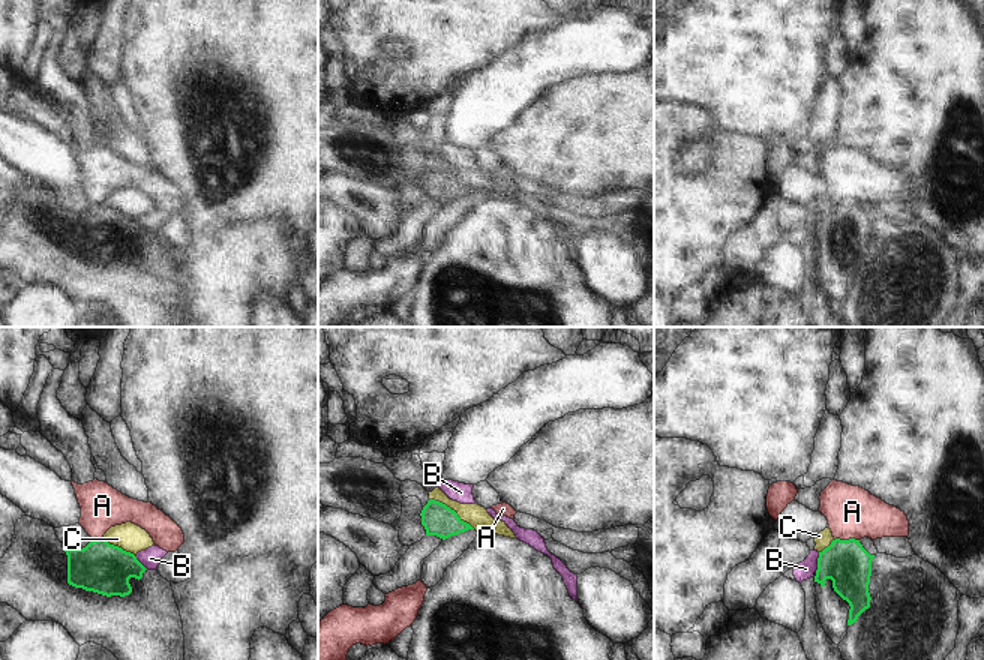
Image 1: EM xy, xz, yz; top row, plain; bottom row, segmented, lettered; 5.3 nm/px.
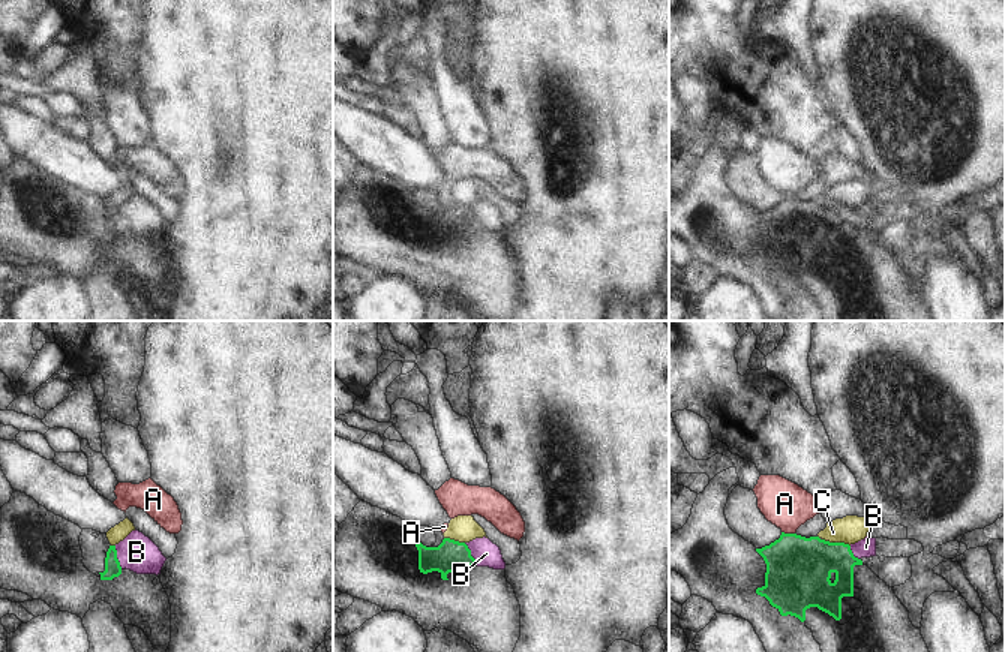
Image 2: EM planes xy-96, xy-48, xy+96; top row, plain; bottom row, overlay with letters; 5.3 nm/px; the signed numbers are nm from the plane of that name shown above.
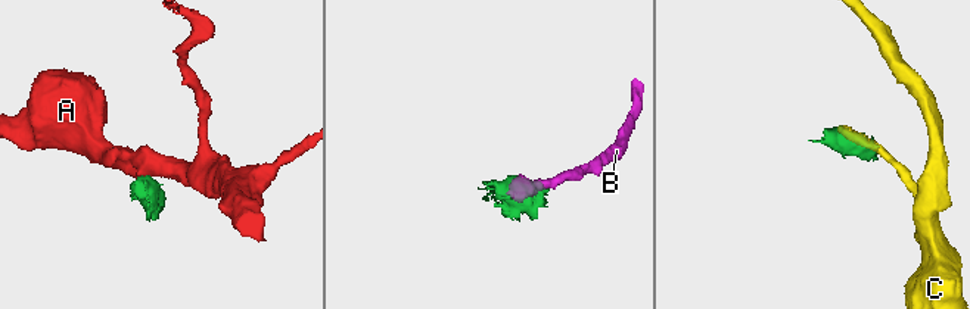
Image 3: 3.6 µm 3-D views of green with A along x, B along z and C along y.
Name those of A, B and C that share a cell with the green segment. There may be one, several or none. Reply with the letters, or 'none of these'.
none of these

